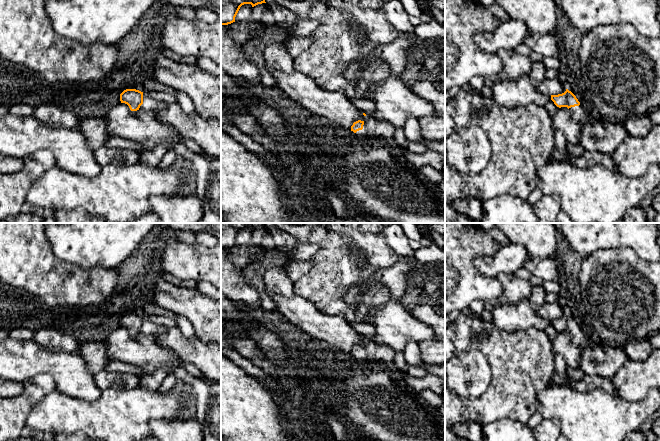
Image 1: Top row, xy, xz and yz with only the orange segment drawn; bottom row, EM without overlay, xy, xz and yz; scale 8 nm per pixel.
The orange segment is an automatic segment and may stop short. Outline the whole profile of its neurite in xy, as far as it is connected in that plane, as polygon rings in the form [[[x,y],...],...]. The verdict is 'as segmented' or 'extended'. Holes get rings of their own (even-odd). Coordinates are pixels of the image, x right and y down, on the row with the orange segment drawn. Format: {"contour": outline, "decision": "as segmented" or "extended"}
{"contour": [[[126,89],[120,94],[121,103],[129,106],[131,111],[145,110],[159,113],[167,107],[167,104],[154,100],[147,92],[141,92],[136,89]]], "decision": "extended"}

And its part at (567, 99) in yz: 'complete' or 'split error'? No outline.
split error

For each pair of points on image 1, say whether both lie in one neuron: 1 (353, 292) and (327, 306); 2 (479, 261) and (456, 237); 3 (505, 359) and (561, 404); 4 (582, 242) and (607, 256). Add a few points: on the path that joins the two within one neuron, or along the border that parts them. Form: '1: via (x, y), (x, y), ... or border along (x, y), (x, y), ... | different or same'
1: border along (363, 283), (353, 285), (345, 294), (344, 301) | different
2: border along (497, 248), (474, 258), (475, 267), (488, 277) | different
3: border along (549, 385), (538, 392), (536, 396), (536, 411) | different
4: border along (620, 247), (600, 248), (585, 257) | different

